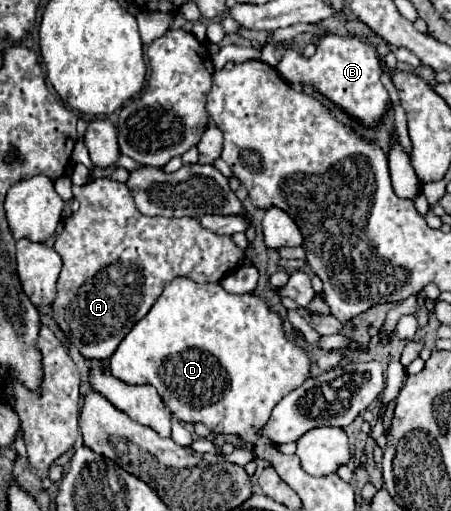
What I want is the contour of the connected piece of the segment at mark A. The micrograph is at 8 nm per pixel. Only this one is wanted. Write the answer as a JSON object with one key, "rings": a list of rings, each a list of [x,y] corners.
{"rings":[[[95,178],[81,188],[73,186],[73,196],[81,206],[67,218],[65,228],[53,246],[63,260],[63,270],[57,280],[53,320],[87,360],[107,360],[135,322],[151,310],[173,278],[187,276],[195,282],[219,282],[229,270],[251,262],[229,236],[219,236],[201,228],[197,218],[149,218],[141,214],[129,188],[111,178]]]}

